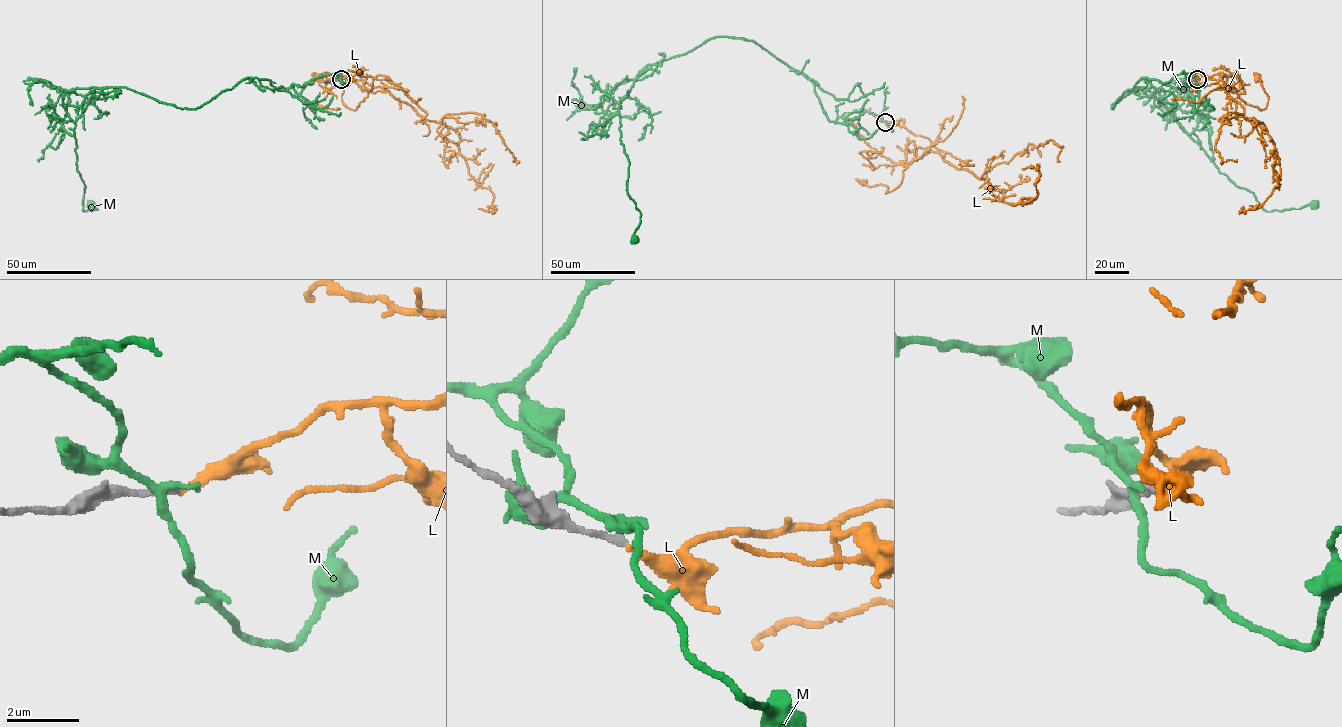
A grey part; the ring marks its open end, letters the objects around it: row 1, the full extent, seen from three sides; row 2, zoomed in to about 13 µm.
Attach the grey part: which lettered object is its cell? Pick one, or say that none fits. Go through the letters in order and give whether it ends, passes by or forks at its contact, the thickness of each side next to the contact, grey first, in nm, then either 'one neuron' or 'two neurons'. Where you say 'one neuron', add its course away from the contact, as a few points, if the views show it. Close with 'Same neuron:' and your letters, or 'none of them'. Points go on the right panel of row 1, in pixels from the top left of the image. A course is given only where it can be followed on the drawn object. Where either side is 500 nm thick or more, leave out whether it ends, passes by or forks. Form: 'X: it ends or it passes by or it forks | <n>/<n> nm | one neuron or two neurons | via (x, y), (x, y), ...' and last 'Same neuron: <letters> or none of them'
L: it ends | 190/190 nm | one neuron | via (1197, 80), (1194, 71), (1223, 75), (1215, 89), (1263, 109), (1257, 77)
M: it passes by | 190/240 nm | two neurons
Same neuron: L

